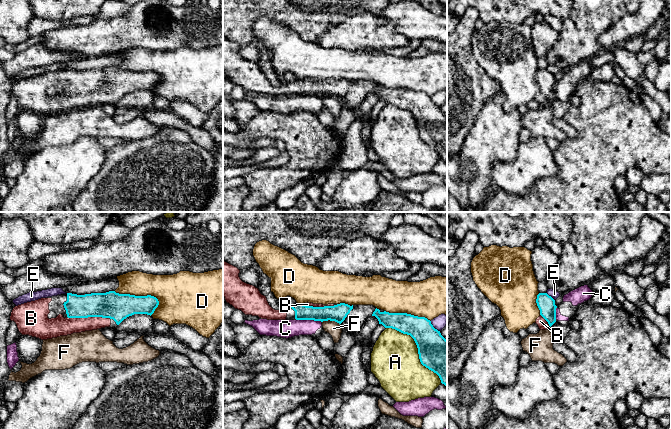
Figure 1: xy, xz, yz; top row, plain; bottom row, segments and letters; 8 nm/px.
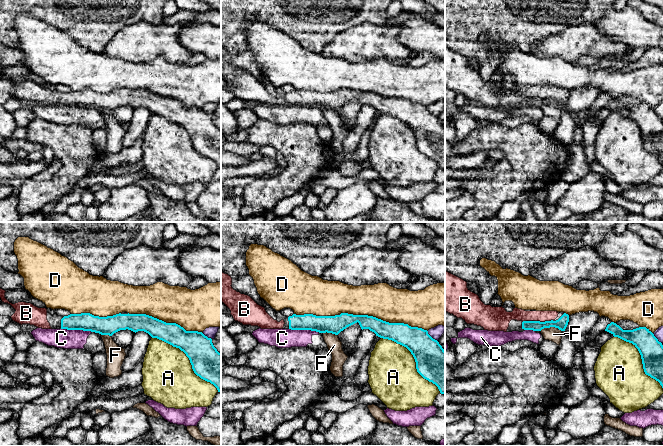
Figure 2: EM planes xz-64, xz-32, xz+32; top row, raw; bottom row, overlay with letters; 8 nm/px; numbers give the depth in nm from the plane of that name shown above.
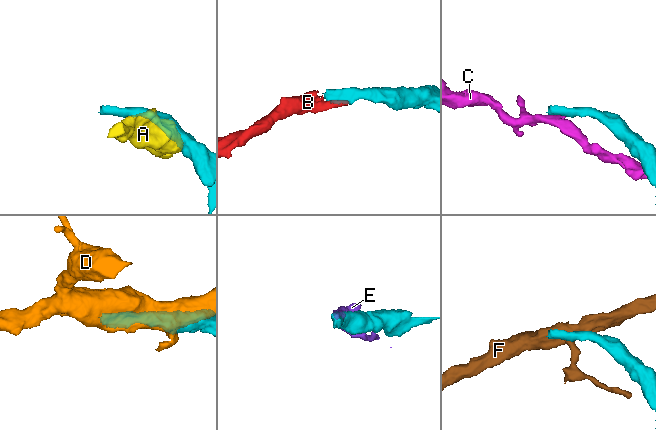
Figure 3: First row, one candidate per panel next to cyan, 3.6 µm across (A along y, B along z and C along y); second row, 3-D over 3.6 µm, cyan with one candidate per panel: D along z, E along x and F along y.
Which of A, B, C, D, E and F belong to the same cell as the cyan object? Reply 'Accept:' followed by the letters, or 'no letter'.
Accept: B

